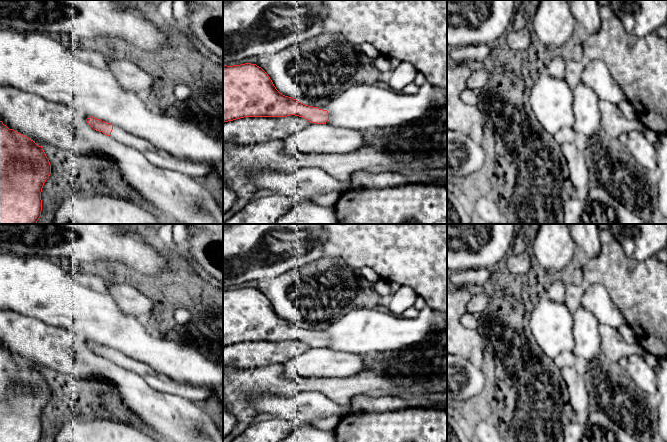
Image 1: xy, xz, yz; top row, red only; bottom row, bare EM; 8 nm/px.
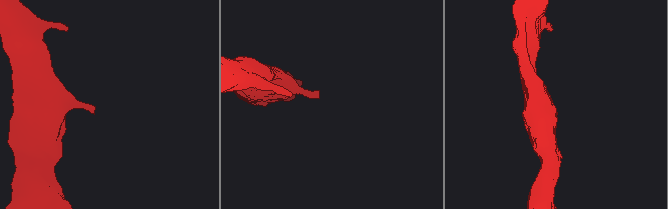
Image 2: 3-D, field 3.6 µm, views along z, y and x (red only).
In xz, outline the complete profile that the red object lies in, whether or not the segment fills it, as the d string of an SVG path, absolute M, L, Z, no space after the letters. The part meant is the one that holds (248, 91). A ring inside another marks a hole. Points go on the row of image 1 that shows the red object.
M256 64L223 65L223 123L244 117L287 117L295 115L310 123L326 124L327 110L312 107L280 93L268 74Z

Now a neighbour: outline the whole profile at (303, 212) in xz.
M309 200L297 202L276 224L338 224L334 207L323 207Z

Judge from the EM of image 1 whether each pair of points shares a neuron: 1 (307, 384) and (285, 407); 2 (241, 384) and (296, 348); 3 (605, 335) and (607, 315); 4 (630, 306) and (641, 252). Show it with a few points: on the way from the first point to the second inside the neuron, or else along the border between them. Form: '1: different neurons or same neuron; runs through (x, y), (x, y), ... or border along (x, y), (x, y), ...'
1: different neurons; border along (323, 394), (298, 391), (277, 395)
2: different neurons; border along (274, 362), (251, 369)
3: different neurons; border along (599, 323), (605, 323), (616, 329)
4: different neurons; border along (621, 245), (633, 259), (654, 256)

